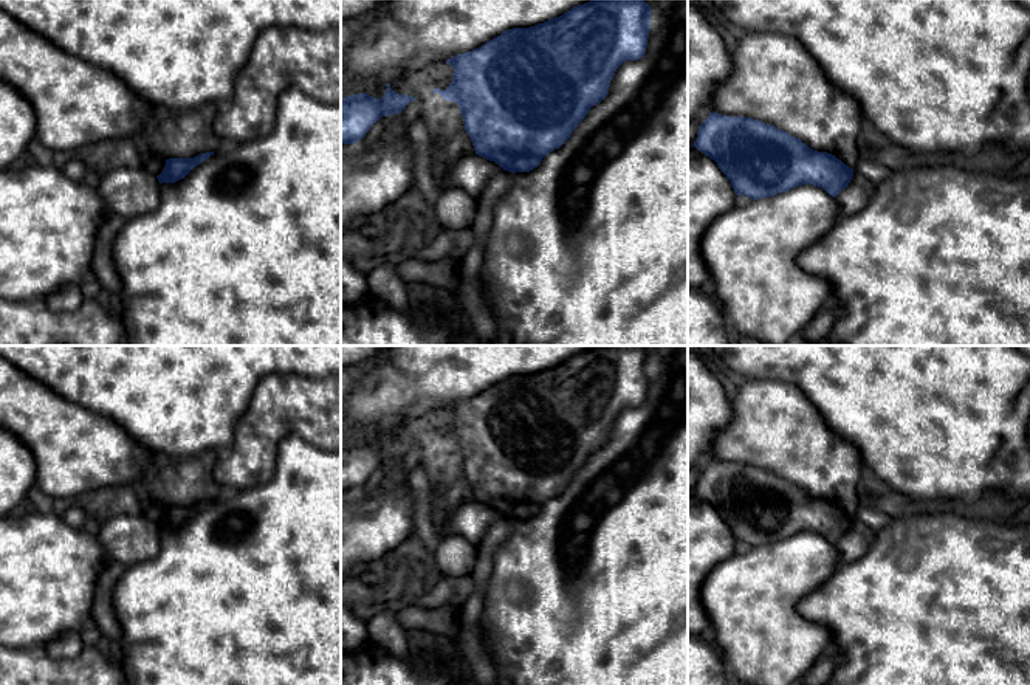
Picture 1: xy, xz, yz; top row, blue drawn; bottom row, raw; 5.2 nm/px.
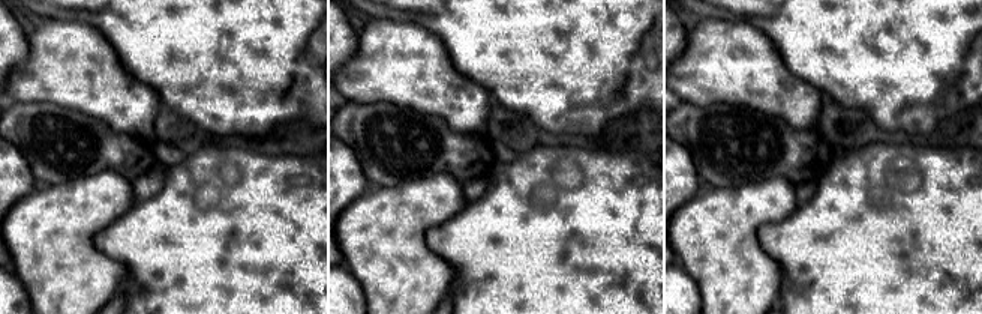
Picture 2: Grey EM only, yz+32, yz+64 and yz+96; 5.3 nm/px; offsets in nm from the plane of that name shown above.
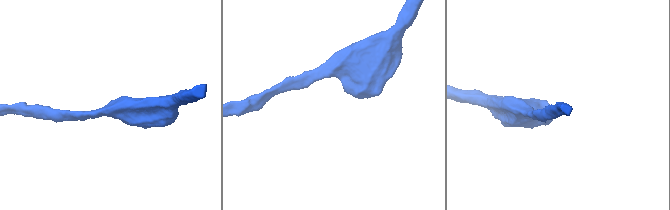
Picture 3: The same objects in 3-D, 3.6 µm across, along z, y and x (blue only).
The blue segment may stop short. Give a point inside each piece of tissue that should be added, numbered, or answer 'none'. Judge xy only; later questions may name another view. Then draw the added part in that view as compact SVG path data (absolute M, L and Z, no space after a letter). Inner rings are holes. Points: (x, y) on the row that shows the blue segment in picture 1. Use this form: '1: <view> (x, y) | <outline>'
none

